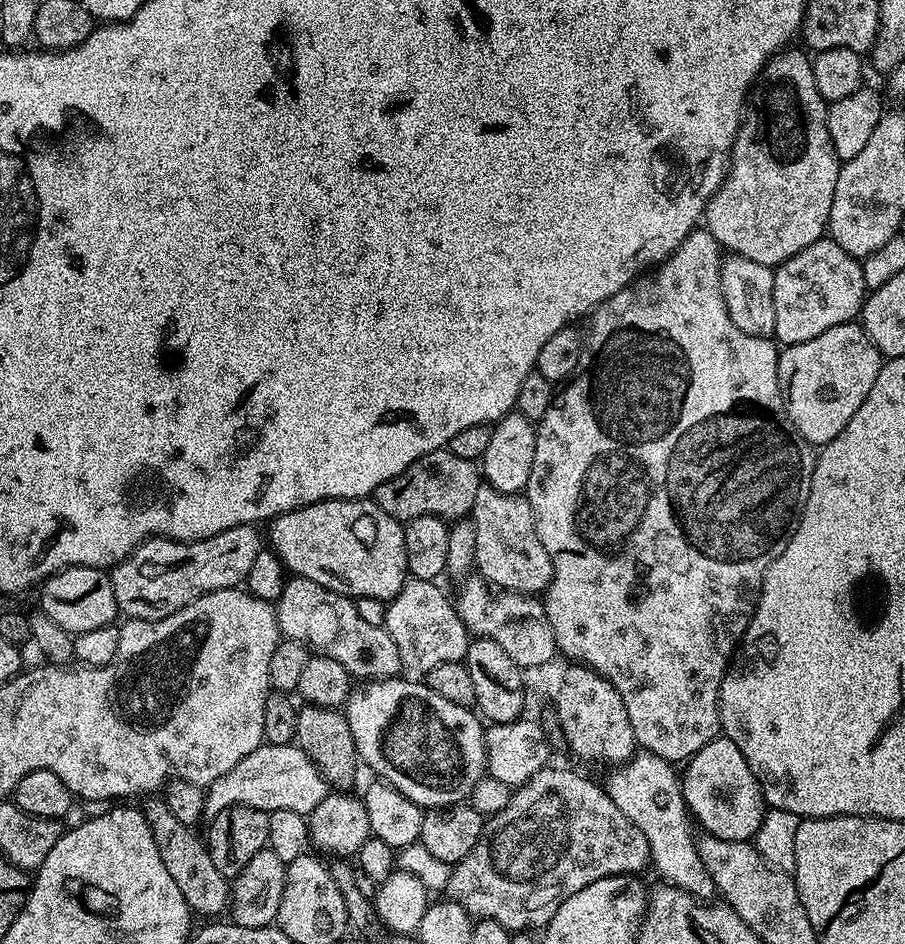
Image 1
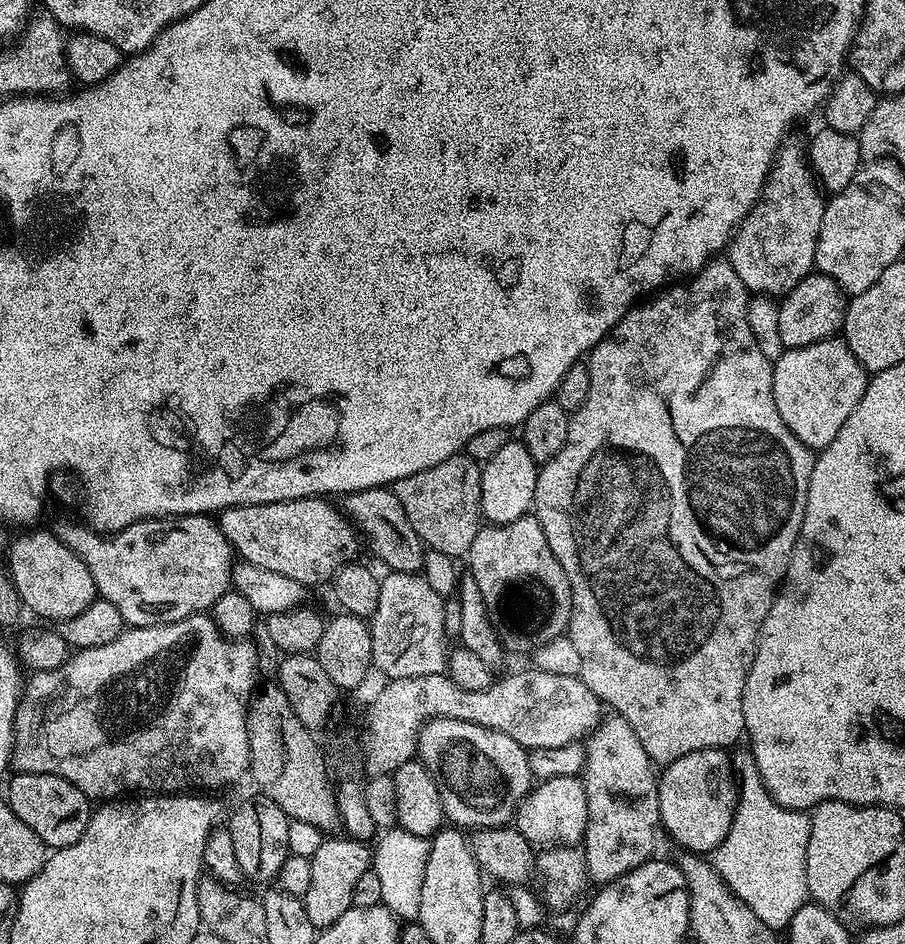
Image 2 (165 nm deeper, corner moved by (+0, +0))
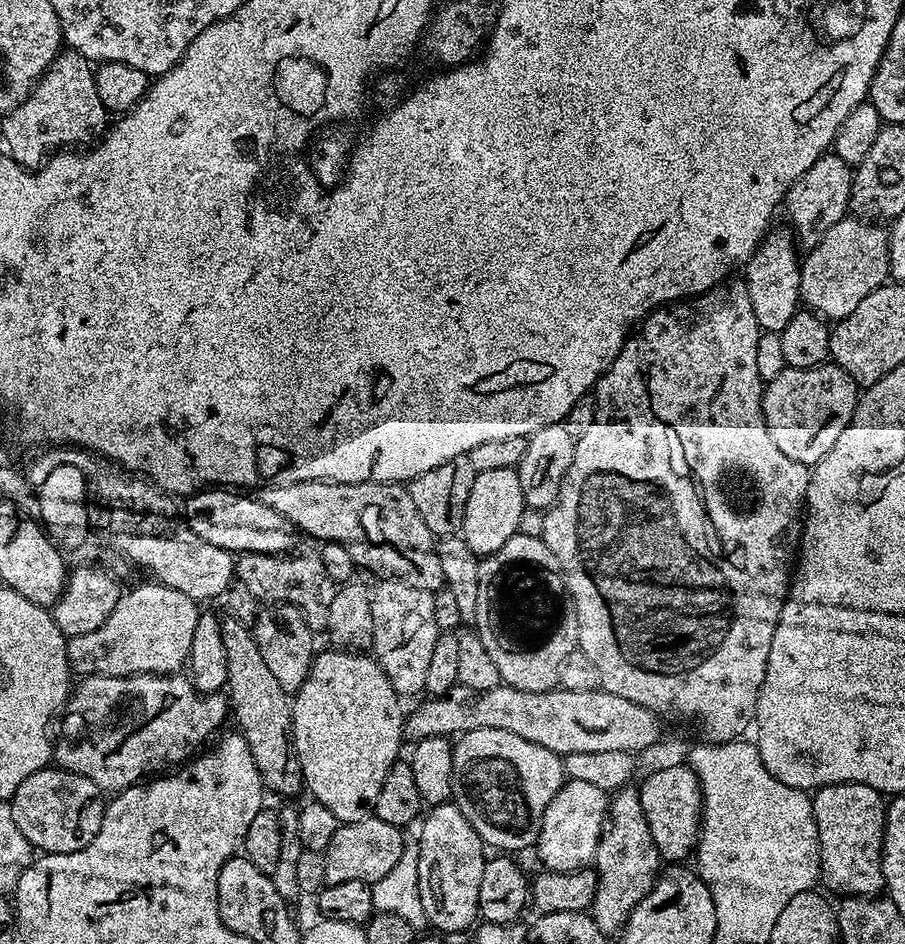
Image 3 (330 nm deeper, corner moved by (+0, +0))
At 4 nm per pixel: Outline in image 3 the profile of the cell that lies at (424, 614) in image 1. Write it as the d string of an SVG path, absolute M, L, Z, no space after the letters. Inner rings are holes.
M384 578L379 583L372 592L374 638L371 651L390 678L396 693L401 698L416 696L425 691L430 658L433 657L435 643L442 633L434 618L434 595L397 580Z

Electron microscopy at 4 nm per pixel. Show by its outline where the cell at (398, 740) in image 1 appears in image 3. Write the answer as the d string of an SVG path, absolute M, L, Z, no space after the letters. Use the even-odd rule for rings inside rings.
M470 730L463 733L452 746L452 800L466 814L470 826L492 850L517 854L523 848L531 849L540 839L542 818L546 808L565 782L564 761L558 752L546 750L526 738L518 738L510 730Z

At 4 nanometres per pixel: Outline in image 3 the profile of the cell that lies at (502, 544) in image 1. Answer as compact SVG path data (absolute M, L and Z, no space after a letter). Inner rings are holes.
M521 530L515 536L511 536L498 551L489 556L483 557L480 561L480 569L478 570L478 606L476 607L476 620L479 623L484 623L481 628L478 628L478 635L482 638L482 646L486 646L487 652L490 653L490 658L494 661L494 666L498 666L498 674L501 681L508 684L512 688L518 690L526 690L527 692L551 692L557 687L560 682L560 671L566 662L566 658L570 658L572 652L577 651L580 635L578 634L578 614L576 607L572 601L572 596L569 594L568 583L563 572L558 566L558 558L554 558L554 554L550 554L550 546L546 546L546 542L539 536L531 536L527 530ZM491 620L500 620L500 624L504 628L513 628L516 632L492 632L492 628L488 623Z

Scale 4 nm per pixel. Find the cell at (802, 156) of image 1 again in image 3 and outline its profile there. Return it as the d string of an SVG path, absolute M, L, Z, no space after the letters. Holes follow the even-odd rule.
M773 227L768 235L760 241L756 253L748 259L742 272L742 279L750 290L750 306L754 306L754 318L765 332L780 333L794 318L801 307L800 298L800 265L801 257L796 257L798 245L793 233L787 227Z

